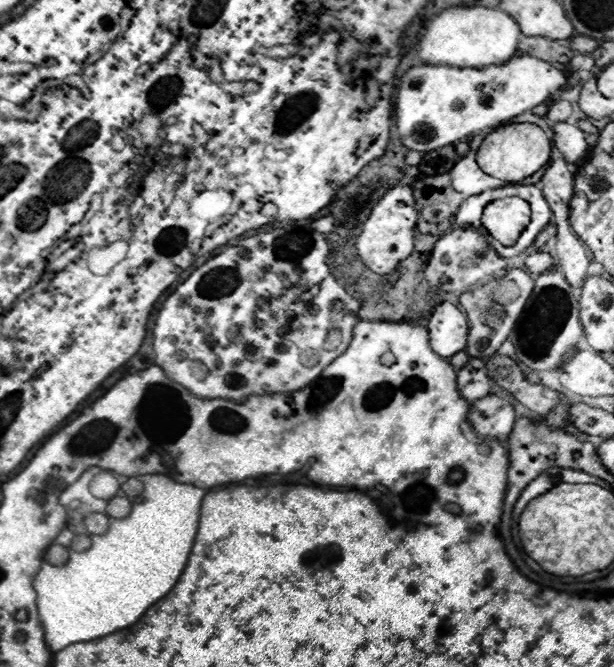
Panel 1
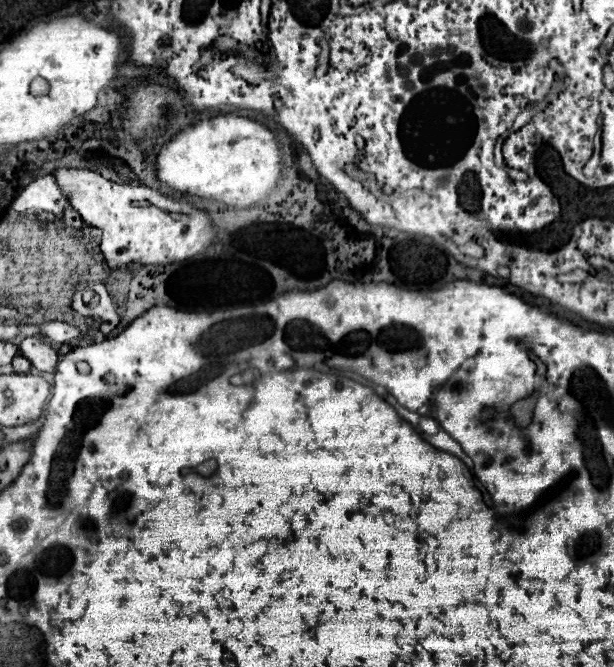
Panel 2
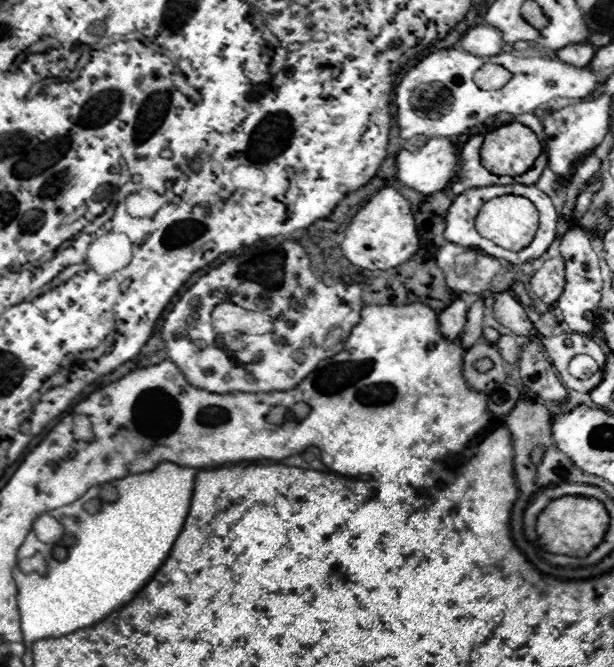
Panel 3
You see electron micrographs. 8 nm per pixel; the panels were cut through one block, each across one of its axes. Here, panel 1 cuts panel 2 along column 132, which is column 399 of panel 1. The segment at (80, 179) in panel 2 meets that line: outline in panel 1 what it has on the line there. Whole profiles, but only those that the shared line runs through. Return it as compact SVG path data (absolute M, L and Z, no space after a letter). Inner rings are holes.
M396 186L388 190L372 208L364 228L356 240L360 260L376 274L390 274L404 258L414 250L414 228L418 212L414 208L414 196L410 186Z

